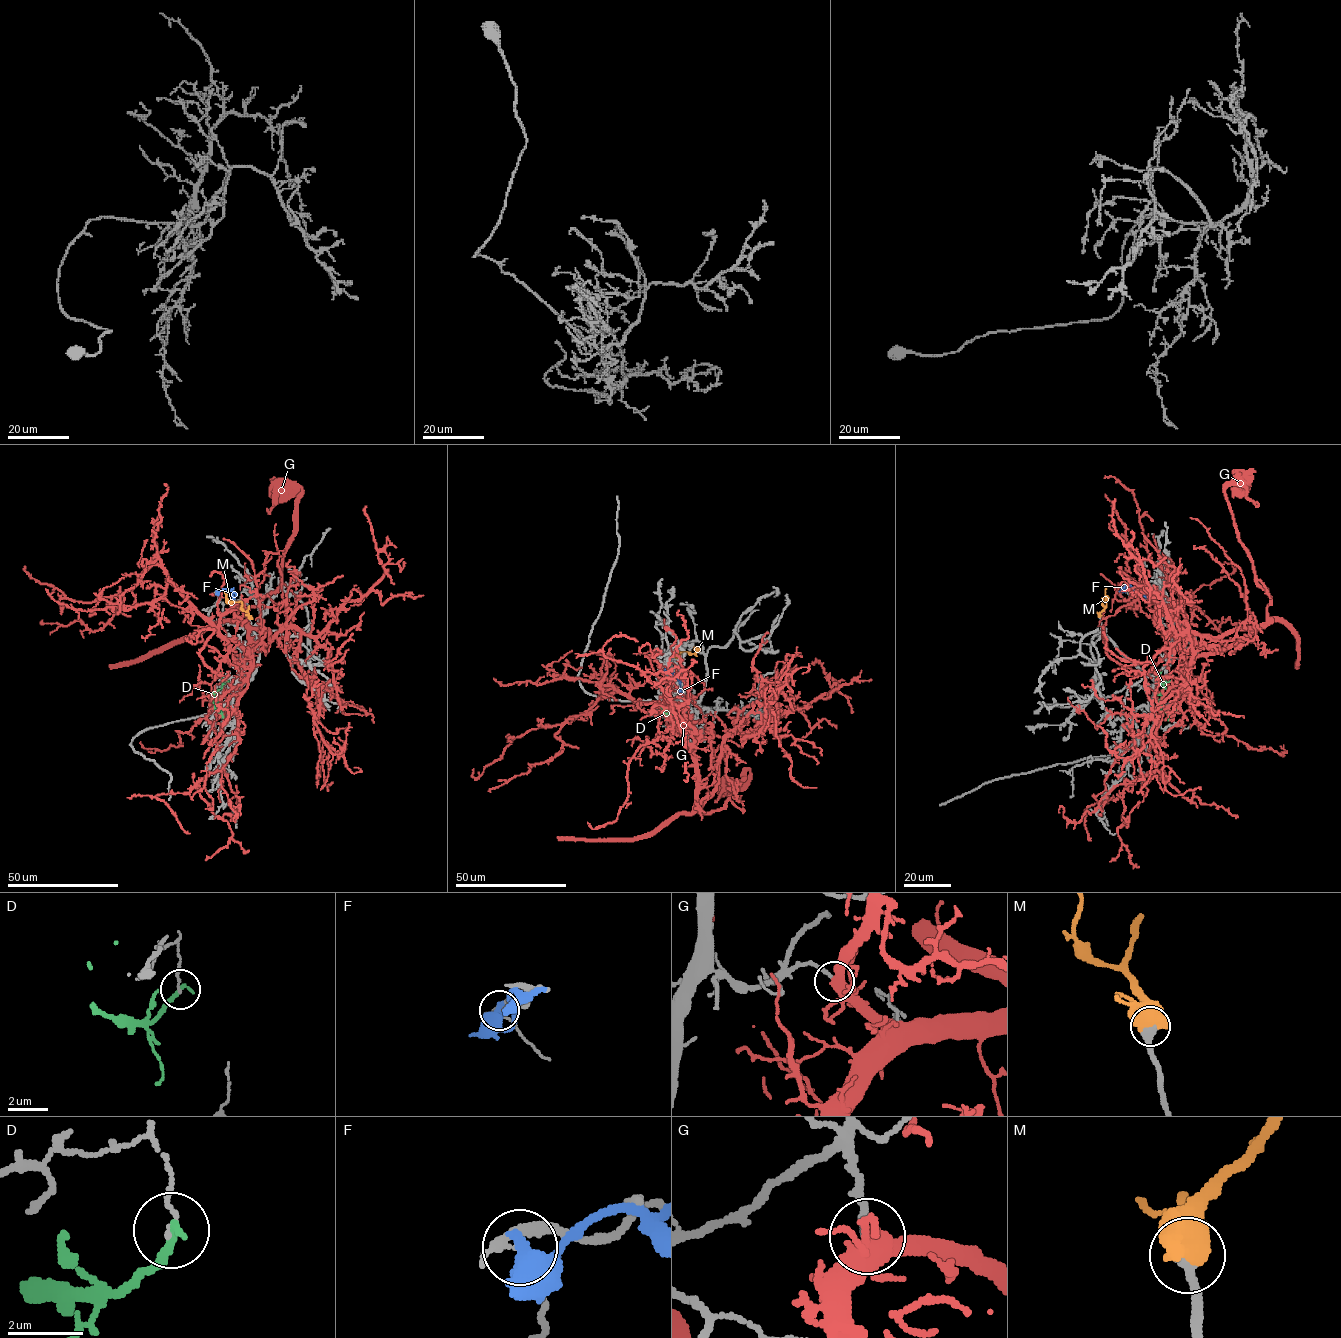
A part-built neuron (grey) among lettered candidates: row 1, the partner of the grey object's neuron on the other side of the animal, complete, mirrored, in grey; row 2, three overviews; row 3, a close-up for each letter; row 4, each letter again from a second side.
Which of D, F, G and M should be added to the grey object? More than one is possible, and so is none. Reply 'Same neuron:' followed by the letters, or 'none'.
Same neuron: M

